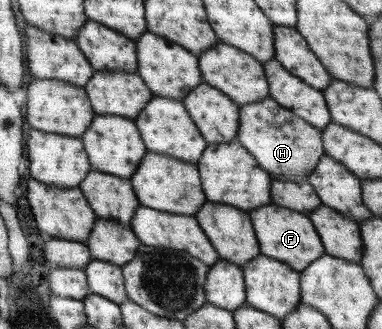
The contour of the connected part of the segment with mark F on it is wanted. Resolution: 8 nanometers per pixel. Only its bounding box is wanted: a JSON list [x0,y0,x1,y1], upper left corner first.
[248,203,325,272]

